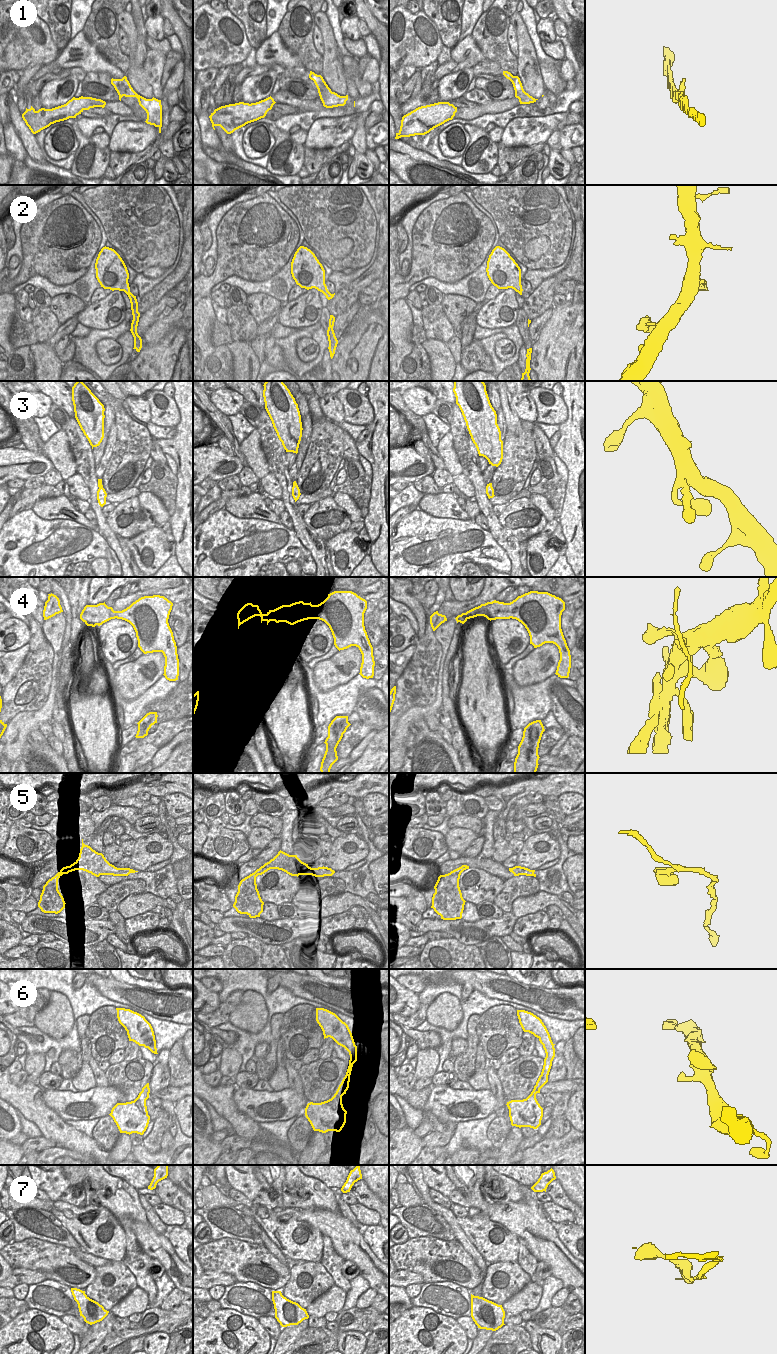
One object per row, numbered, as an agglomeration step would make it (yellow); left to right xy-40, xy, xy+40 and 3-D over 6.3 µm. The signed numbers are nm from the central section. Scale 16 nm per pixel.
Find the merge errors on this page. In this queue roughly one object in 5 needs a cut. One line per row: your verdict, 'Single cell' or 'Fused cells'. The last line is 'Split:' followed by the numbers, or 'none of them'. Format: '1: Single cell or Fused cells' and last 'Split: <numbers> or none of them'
1: Single cell
2: Single cell
3: Single cell
4: Fused cells
5: Single cell
6: Single cell
7: Single cell
Split: 4

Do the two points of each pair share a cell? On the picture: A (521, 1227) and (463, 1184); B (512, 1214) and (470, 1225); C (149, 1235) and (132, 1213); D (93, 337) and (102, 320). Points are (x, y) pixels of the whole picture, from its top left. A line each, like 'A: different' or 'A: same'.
A: same
B: different
C: different
D: different

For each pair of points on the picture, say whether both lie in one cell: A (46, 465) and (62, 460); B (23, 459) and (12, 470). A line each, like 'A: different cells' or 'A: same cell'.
A: different cells
B: same cell

